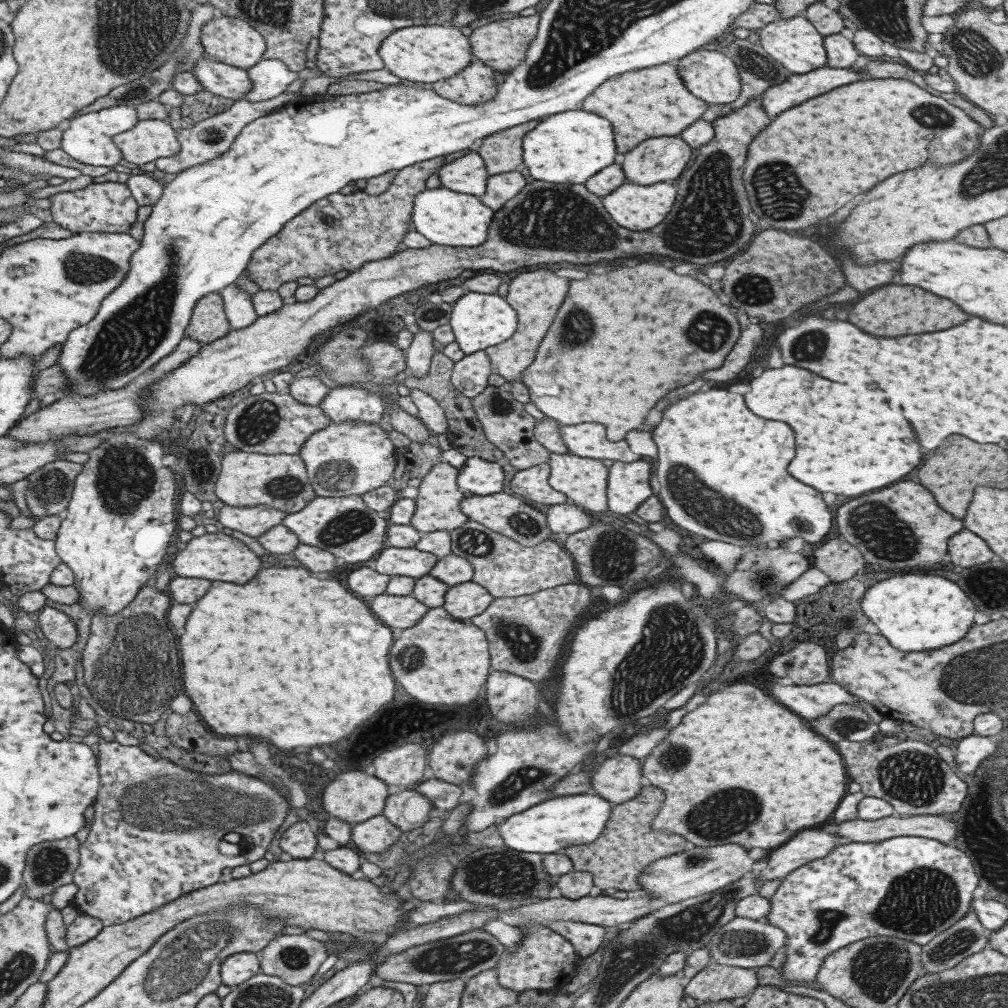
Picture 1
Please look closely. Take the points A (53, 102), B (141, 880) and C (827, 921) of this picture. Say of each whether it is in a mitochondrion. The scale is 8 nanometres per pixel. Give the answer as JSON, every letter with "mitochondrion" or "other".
{"A":"other","B":"other","C":"mitochondrion"}

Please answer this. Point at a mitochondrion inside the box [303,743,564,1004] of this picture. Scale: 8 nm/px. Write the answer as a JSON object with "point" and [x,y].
{"point":[495,873]}

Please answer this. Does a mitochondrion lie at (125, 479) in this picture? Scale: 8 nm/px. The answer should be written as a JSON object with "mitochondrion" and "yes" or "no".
{"mitochondrion":"yes"}

